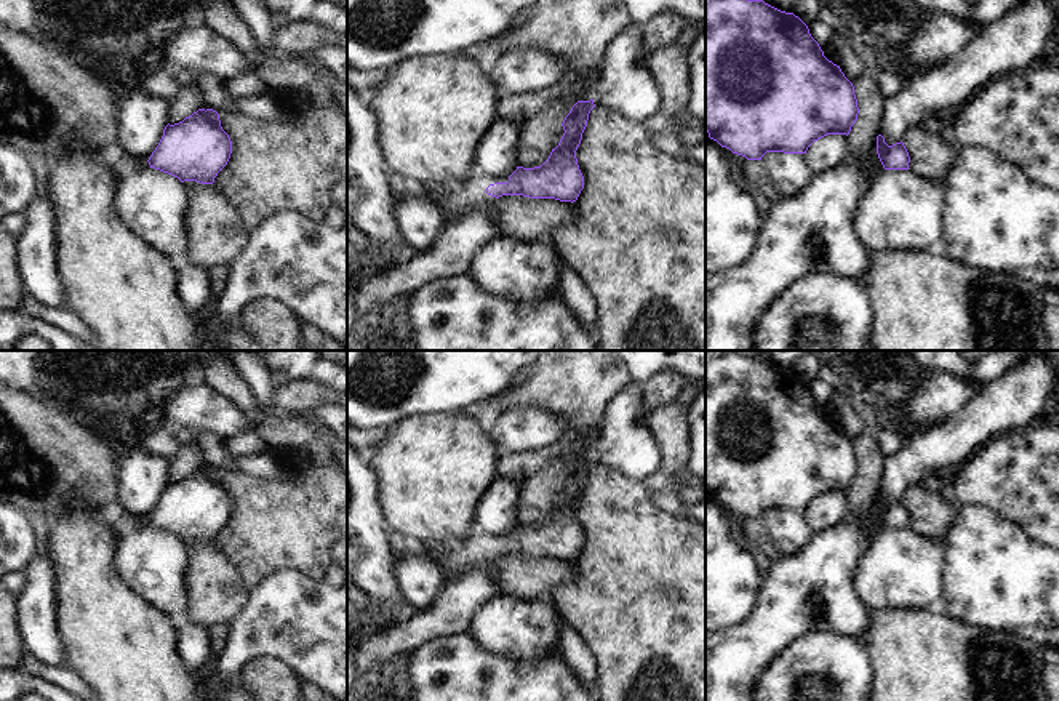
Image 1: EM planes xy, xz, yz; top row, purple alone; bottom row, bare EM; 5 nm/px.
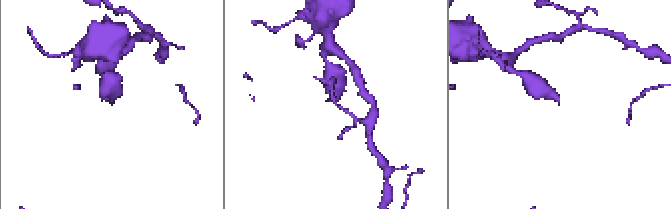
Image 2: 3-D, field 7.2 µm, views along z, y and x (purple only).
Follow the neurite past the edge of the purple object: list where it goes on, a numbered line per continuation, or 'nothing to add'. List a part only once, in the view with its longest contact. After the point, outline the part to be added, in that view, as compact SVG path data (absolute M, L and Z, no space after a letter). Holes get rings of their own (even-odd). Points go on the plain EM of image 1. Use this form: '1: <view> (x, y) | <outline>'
1: xz (472, 551) | M478 525L470 527L470 536L448 555L440 559L440 567L446 571L456 571L464 567L477 565L483 560L493 560L496 555L486 552L486 546L494 541L507 541L509 536L493 538L483 533Z

